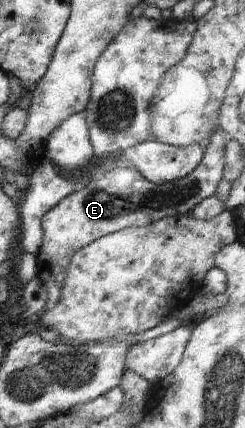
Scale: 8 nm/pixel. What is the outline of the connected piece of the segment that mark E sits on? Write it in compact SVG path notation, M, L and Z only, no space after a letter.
M217 130L209 138L209 141L203 146L203 159L194 171L185 177L179 178L175 181L156 184L145 179L135 168L127 164L119 164L110 166L102 171L97 177L92 177L82 190L76 191L68 197L64 197L58 205L50 209L45 216L42 217L42 232L43 239L36 262L38 261L38 270L44 271L42 275L37 275L42 284L48 290L48 300L44 307L45 310L53 309L59 301L61 295L62 281L66 278L67 268L69 267L72 257L90 243L93 243L100 237L105 237L107 234L112 234L122 229L131 226L150 226L160 219L168 218L169 216L188 215L192 209L199 205L204 199L216 195L216 188L223 180L224 168L224 151L225 151L225 133Z

